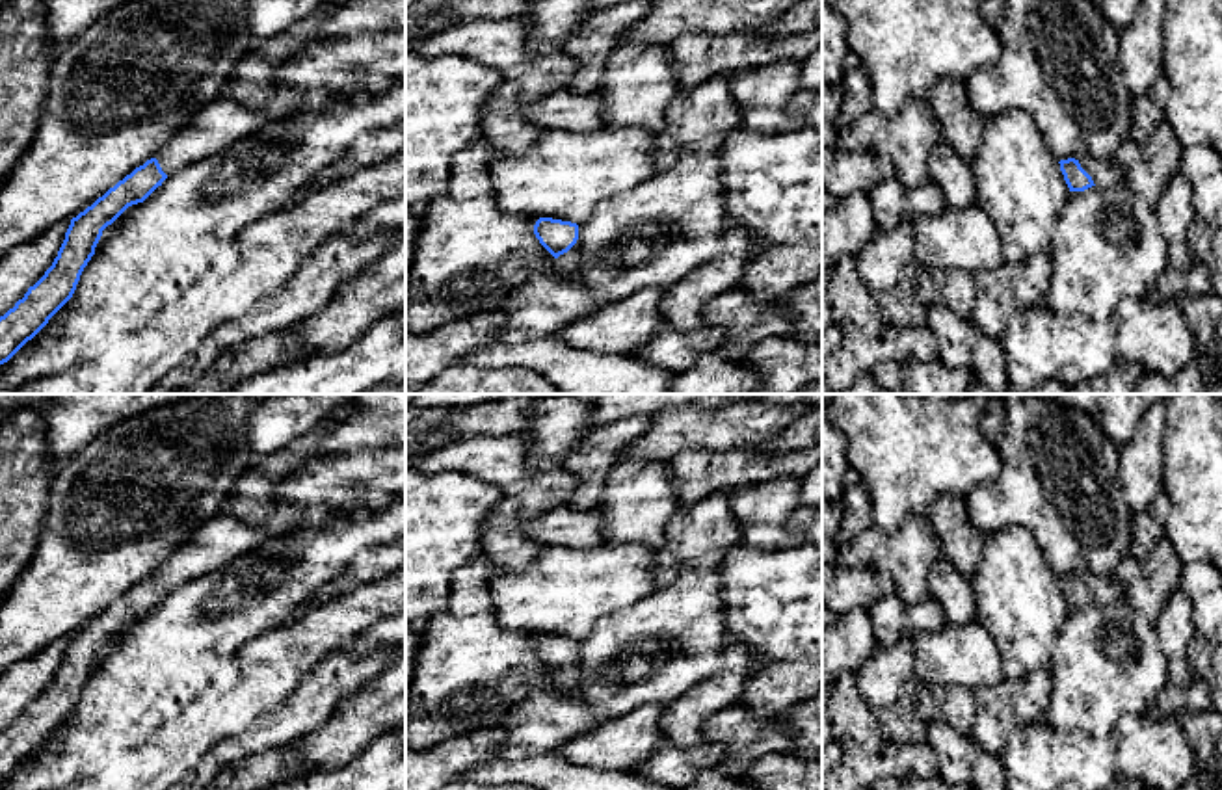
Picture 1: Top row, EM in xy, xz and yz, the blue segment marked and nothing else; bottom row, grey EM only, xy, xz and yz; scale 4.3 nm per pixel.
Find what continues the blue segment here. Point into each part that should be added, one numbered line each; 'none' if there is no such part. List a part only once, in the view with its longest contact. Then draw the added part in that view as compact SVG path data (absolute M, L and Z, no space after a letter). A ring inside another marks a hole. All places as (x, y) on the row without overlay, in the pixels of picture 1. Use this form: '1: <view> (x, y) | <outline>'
1: yz (1103, 590) | M1073 573L1081 584L1092 593L1094 600L1101 606L1122 599L1123 593L1123 586L1122 582L1116 578L1116 574L1112 576L1099 576L1099 574L1088 574L1088 573Z

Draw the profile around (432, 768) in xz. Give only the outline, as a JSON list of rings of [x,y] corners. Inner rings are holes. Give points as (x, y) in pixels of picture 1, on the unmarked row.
[[[485,729],[446,740],[435,747],[405,747],[405,790],[441,790],[452,781],[465,779],[465,773],[484,762],[500,757],[506,734],[498,729]]]

